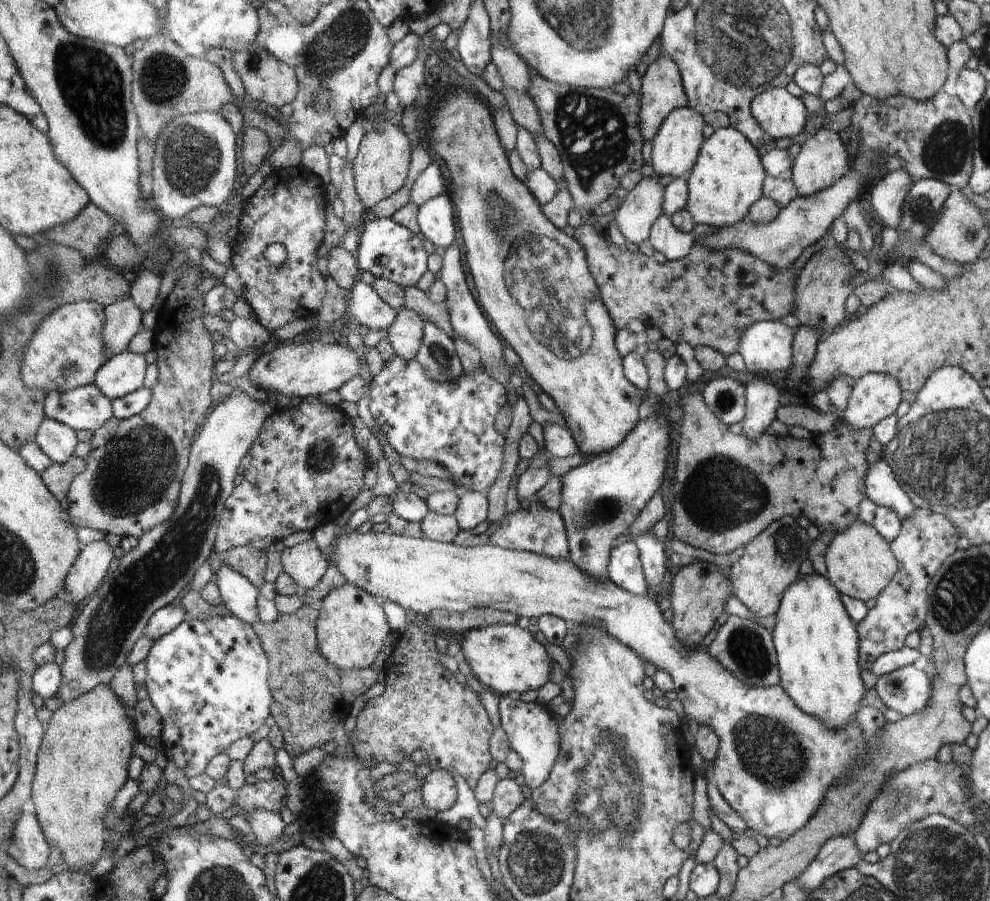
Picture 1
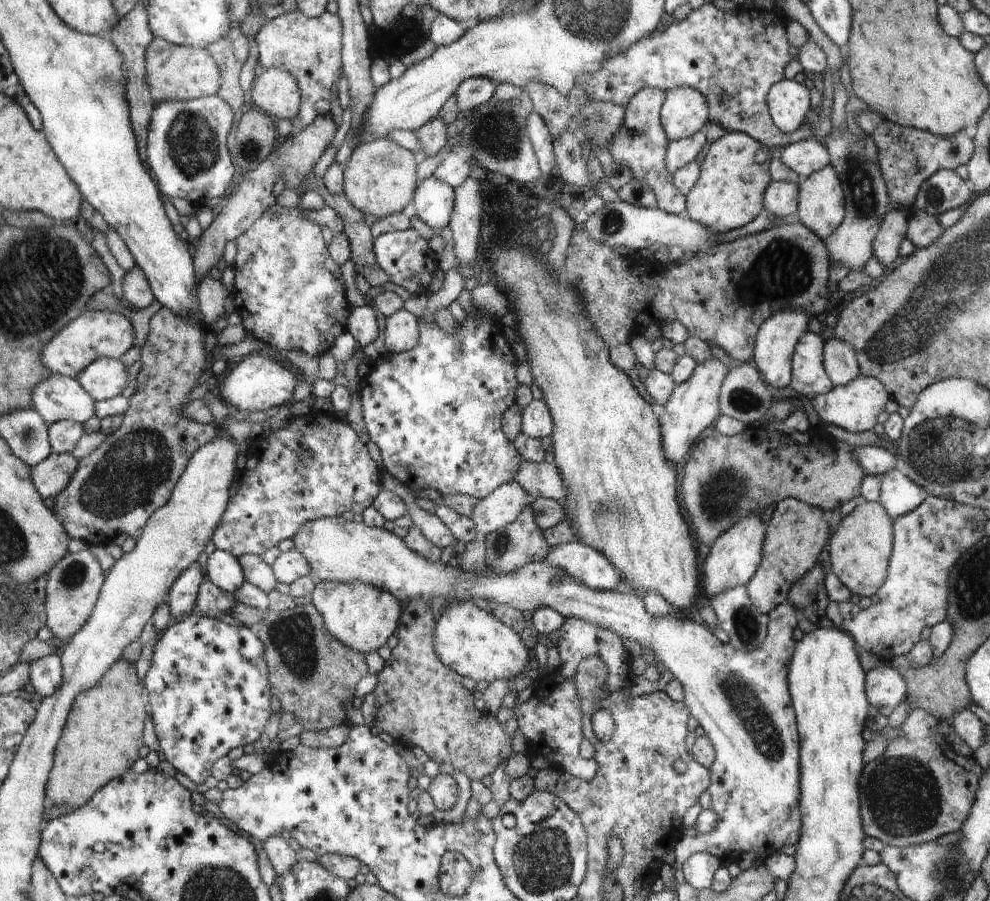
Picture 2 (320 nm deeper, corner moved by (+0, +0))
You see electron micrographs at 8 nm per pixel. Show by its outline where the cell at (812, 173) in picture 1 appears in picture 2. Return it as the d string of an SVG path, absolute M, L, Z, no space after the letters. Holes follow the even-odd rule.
M828 164L823 170L814 172L806 178L800 178L798 186L800 207L797 211L799 223L808 227L818 238L822 240L829 238L830 234L833 234L842 226L847 214L844 188L841 187L837 172L834 171L831 164Z

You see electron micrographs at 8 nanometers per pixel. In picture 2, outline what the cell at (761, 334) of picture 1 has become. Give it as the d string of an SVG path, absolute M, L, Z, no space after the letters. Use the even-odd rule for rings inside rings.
M808 331L799 338L791 362L791 386L805 401L829 393L833 382L824 365L825 342Z

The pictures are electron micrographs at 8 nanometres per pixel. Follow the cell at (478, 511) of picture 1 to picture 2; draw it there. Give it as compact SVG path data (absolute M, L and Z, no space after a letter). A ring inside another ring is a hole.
M508 481L498 489L494 490L488 497L479 499L469 516L475 524L475 529L479 536L487 537L491 534L497 534L503 527L517 520L524 510L532 504L534 498L520 483Z

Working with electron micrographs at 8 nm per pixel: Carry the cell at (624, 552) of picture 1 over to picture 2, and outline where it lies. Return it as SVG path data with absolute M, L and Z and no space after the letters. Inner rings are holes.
M578 541L553 546L545 562L592 590L614 591L621 580L617 567L601 551Z

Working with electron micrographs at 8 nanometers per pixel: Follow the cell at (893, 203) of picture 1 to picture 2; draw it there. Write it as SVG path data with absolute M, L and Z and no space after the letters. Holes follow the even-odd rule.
M890 208L890 212L881 226L881 231L872 244L873 256L880 261L883 267L892 264L898 258L900 242L906 236L906 226L908 226L908 220L906 220L904 212Z

